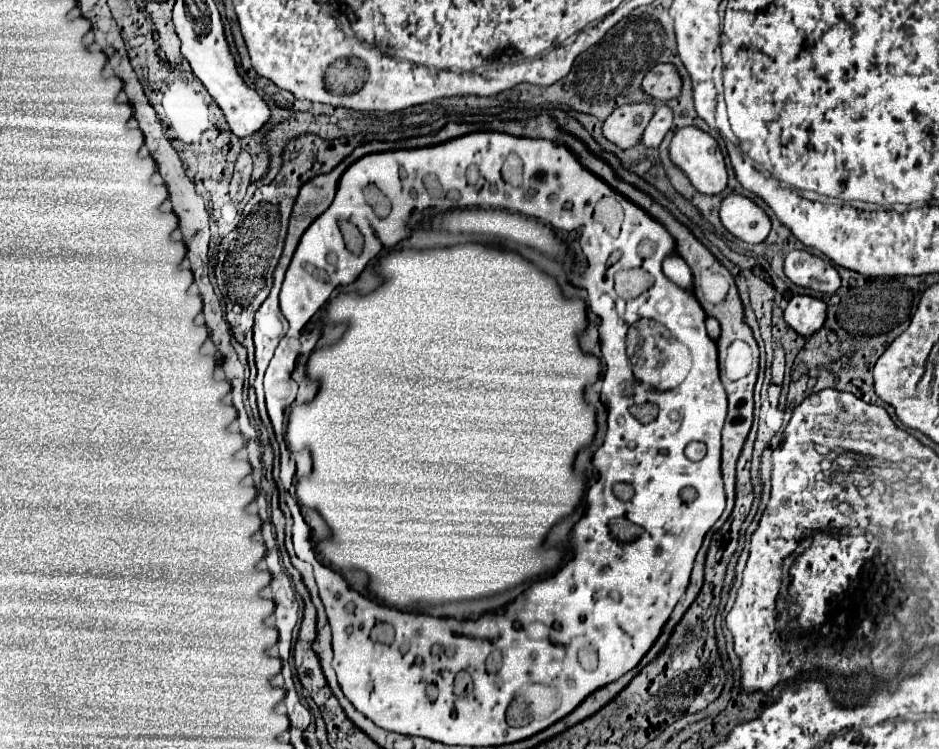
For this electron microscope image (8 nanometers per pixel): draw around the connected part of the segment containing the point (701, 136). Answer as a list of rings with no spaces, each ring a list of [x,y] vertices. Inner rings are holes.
[[[684,127],[676,131],[676,135],[670,141],[670,161],[688,177],[688,181],[694,185],[696,191],[704,195],[716,195],[722,193],[728,183],[728,173],[724,165],[724,157],[718,149],[716,139],[712,139],[708,133],[696,129],[696,127]]]

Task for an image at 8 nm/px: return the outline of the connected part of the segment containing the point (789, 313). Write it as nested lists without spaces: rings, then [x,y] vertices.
[[[794,295],[784,309],[784,319],[798,335],[810,337],[826,321],[826,303],[808,295]]]

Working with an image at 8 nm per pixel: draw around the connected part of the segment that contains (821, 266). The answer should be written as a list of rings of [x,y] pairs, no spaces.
[[[804,249],[790,251],[786,255],[784,273],[794,285],[820,293],[834,293],[840,287],[840,277],[836,269]]]

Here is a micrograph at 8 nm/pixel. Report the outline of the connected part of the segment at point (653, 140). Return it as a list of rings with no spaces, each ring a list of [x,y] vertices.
[[[662,105],[660,109],[656,109],[654,117],[646,125],[646,129],[642,133],[642,145],[648,149],[658,147],[670,127],[672,127],[672,111],[666,105]]]

